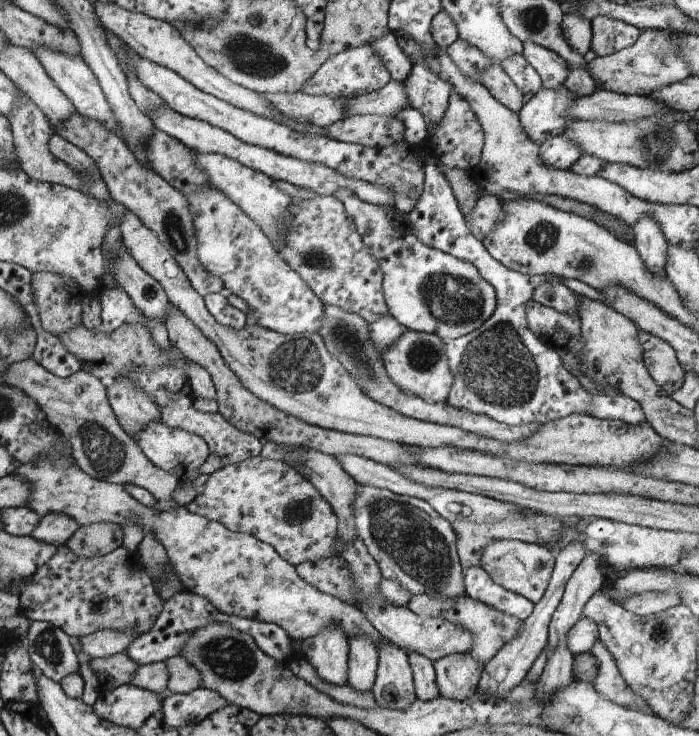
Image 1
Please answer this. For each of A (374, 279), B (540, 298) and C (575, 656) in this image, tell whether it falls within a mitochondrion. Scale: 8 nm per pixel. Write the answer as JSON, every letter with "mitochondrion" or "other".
{"A":"other","B":"other","C":"other"}

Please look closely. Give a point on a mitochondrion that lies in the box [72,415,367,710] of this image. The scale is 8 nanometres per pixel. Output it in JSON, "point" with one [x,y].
{"point":[231,658]}

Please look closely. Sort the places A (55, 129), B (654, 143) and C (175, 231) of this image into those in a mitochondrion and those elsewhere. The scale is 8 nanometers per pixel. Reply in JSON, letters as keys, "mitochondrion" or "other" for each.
{"A":"other","B":"mitochondrion","C":"mitochondrion"}

